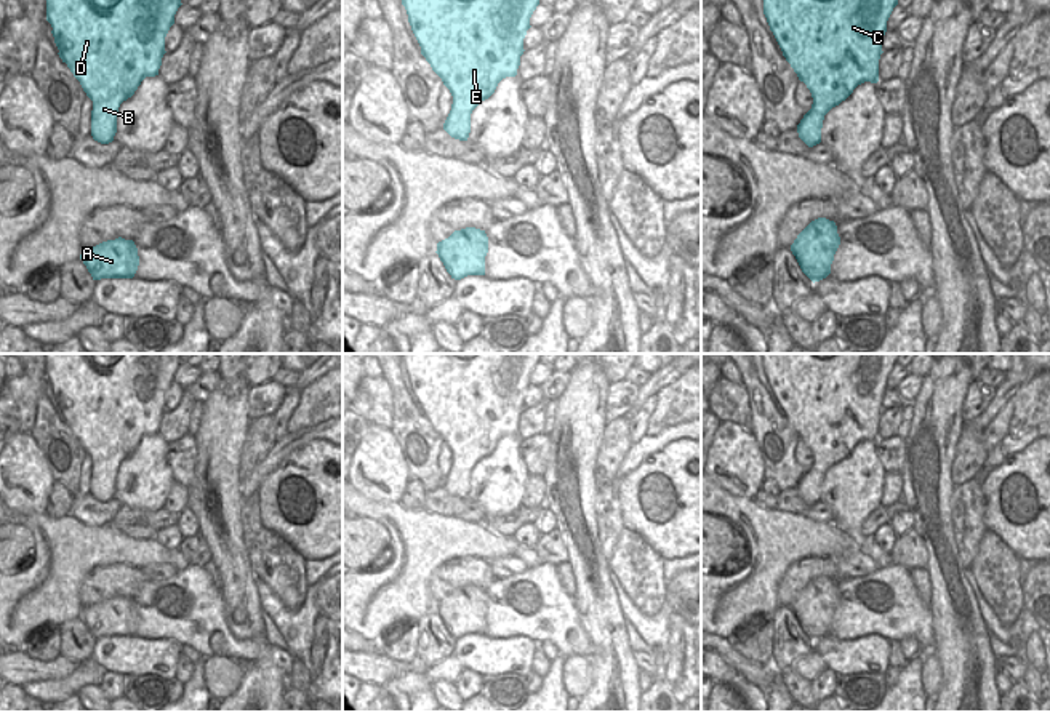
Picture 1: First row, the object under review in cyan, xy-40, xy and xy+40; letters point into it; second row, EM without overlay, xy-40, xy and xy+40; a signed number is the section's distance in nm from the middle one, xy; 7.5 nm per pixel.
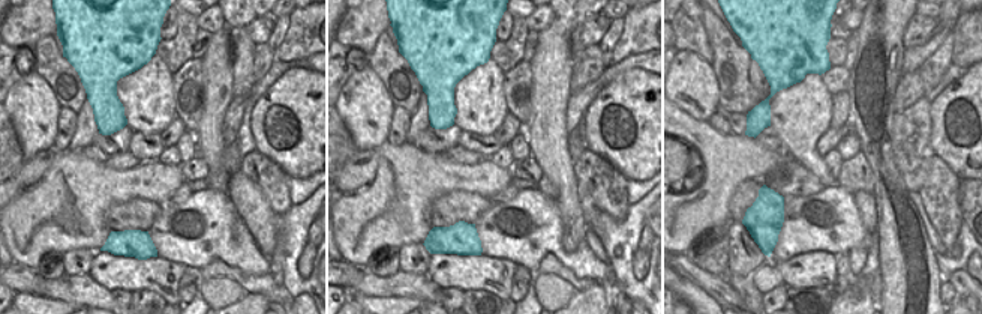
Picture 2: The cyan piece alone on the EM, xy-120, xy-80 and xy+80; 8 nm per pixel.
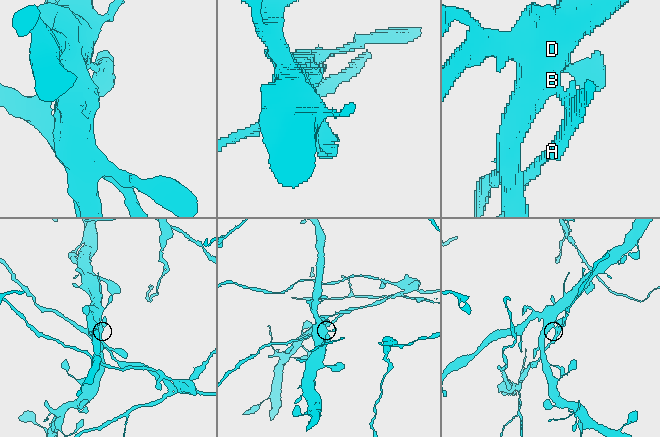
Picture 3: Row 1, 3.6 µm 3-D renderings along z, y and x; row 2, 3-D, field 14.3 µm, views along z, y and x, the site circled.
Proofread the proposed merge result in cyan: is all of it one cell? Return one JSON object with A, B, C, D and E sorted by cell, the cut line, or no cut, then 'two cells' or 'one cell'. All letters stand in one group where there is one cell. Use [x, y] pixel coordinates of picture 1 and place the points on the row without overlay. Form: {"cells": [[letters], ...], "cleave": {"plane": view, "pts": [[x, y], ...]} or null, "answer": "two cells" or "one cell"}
{"cells": [["A"], ["B", "C", "D", "E"]], "cleave": {"plane": "xy+40", "pts": [[797, 485], [807, 492], [809, 504]]}, "answer": "two cells"}

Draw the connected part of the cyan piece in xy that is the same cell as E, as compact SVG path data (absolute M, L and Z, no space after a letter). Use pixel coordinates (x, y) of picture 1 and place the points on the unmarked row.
M402 354L408 381L421 413L453 454L443 488L455 498L467 499L471 472L488 458L498 442L515 435L523 413L523 397L541 354Z

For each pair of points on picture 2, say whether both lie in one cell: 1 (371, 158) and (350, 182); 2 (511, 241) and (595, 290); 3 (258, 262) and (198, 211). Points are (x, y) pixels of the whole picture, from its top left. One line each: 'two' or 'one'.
1: one
2: two
3: one

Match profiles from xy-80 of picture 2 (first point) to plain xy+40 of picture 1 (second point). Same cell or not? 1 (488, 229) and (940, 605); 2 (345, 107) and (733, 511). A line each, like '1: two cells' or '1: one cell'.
1: two cells
2: two cells

